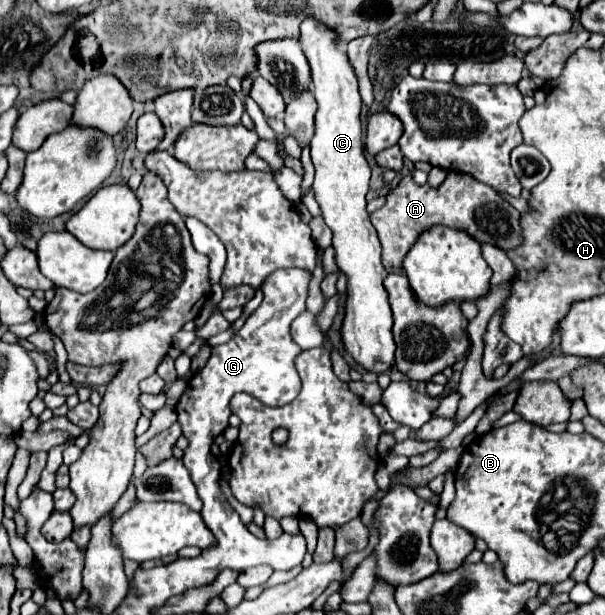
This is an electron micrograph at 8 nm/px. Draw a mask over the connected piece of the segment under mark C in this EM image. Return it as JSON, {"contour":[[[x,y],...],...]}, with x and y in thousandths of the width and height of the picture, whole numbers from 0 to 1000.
{"contour":[[[504,29],[498,36],[498,81],[514,107],[514,137],[517,153],[524,163],[524,185],[521,185],[521,221],[514,228],[514,257],[521,267],[521,325],[531,335],[537,364],[550,374],[550,400],[554,400],[554,423],[564,442],[577,449],[574,465],[574,498],[570,498],[570,520],[564,533],[564,546],[570,556],[574,572],[587,582],[587,589],[607,602],[607,611],[620,618],[620,611],[640,605],[650,595],[650,540],[646,540],[646,501],[640,491],[640,472],[633,465],[633,455],[640,449],[633,429],[630,429],[630,393],[623,387],[623,377],[617,374],[617,364],[610,361],[610,348],[603,341],[603,315],[610,309],[610,289],[613,273],[603,260],[600,244],[600,211],[597,211],[597,156],[590,143],[590,127],[583,117],[583,107],[577,104],[577,91],[567,78],[557,75],[557,55],[521,29]]]}

